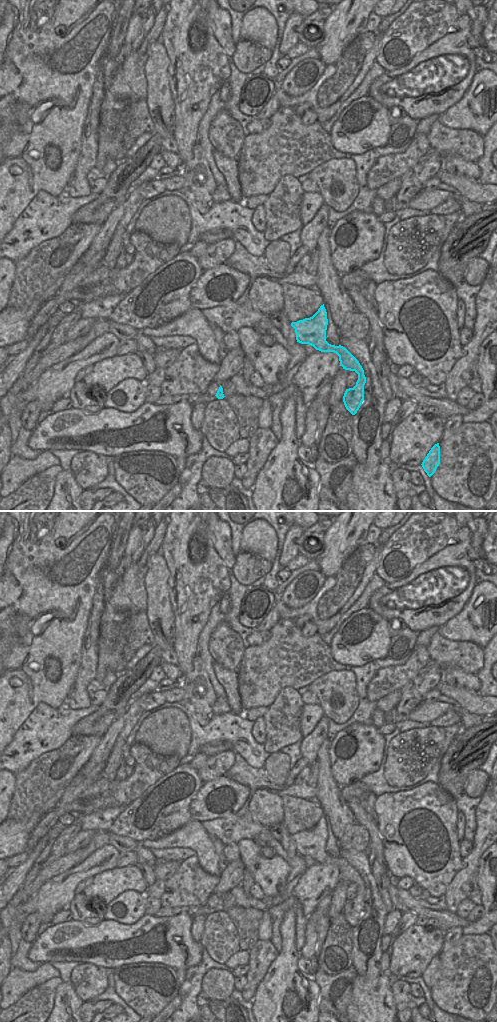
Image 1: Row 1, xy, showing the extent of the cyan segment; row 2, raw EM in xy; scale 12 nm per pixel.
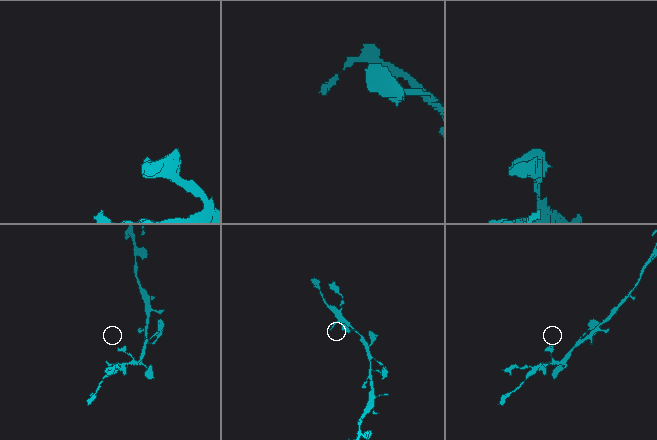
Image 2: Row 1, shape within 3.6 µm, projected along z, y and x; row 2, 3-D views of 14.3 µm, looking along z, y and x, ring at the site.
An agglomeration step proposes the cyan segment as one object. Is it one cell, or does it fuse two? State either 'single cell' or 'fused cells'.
single cell

